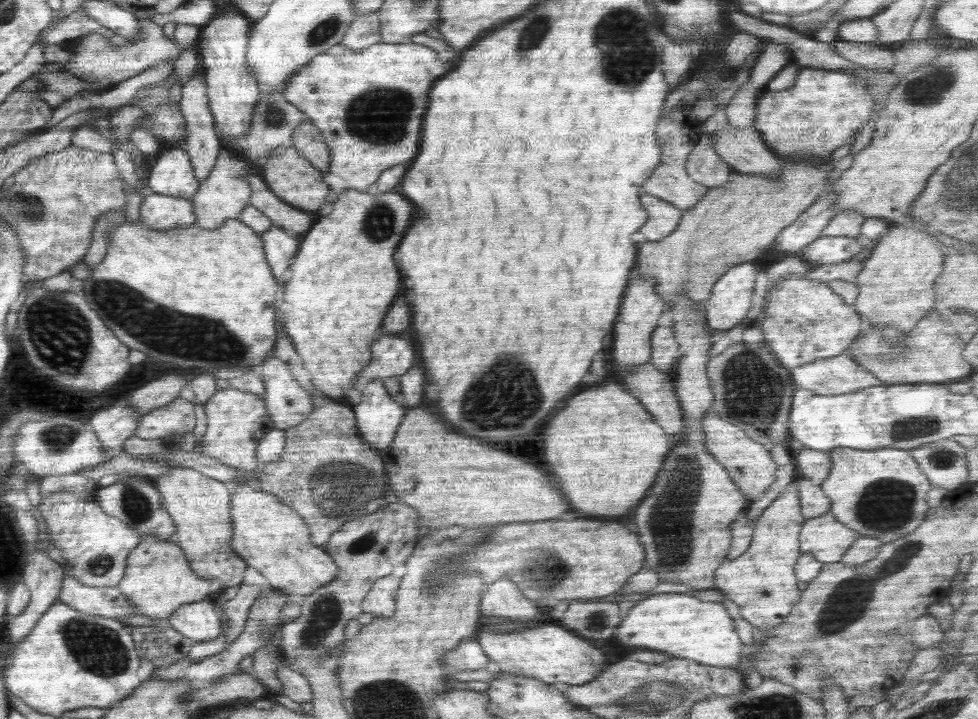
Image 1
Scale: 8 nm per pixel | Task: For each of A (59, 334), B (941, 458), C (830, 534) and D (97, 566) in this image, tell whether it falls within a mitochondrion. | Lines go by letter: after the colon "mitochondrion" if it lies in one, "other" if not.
A: mitochondrion
B: mitochondrion
C: other
D: mitochondrion

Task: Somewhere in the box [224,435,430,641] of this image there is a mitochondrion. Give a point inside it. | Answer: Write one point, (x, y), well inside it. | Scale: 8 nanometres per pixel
(337, 486)

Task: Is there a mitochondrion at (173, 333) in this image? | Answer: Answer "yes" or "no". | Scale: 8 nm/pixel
yes

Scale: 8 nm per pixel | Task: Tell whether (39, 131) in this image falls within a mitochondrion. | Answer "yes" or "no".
no

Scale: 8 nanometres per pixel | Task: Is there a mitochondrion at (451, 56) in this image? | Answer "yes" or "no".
no

